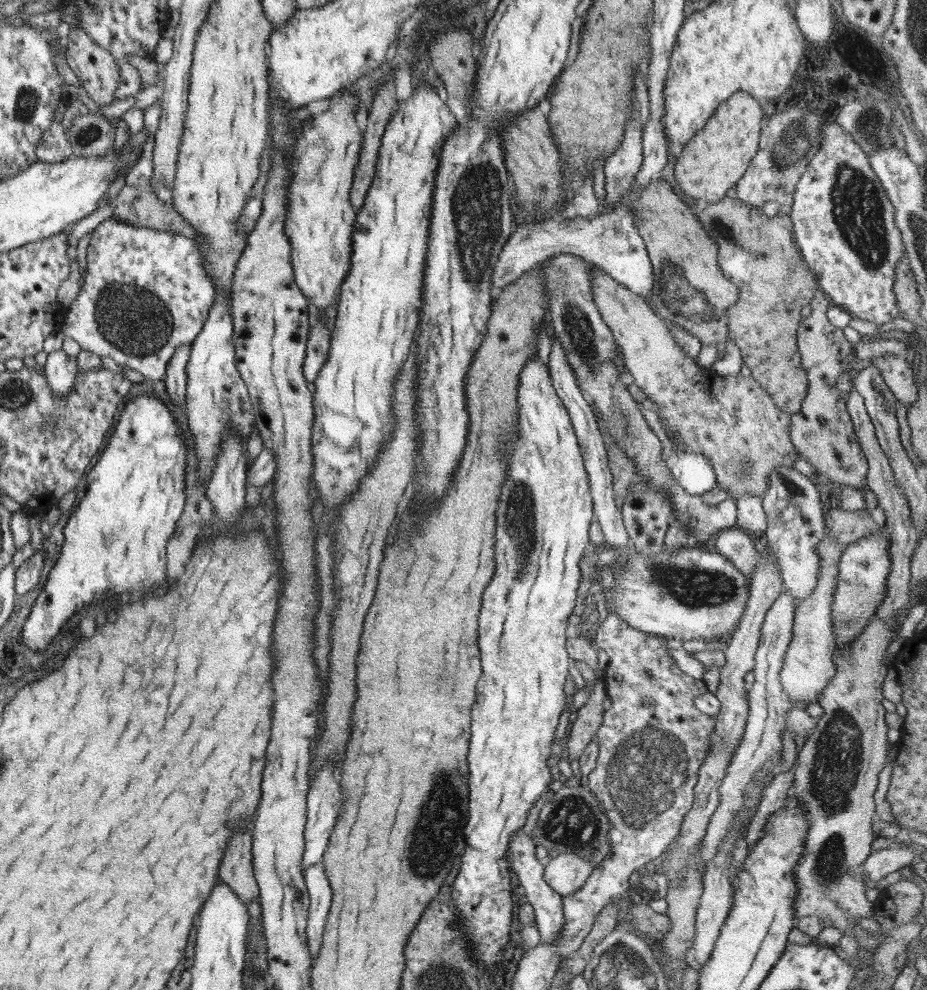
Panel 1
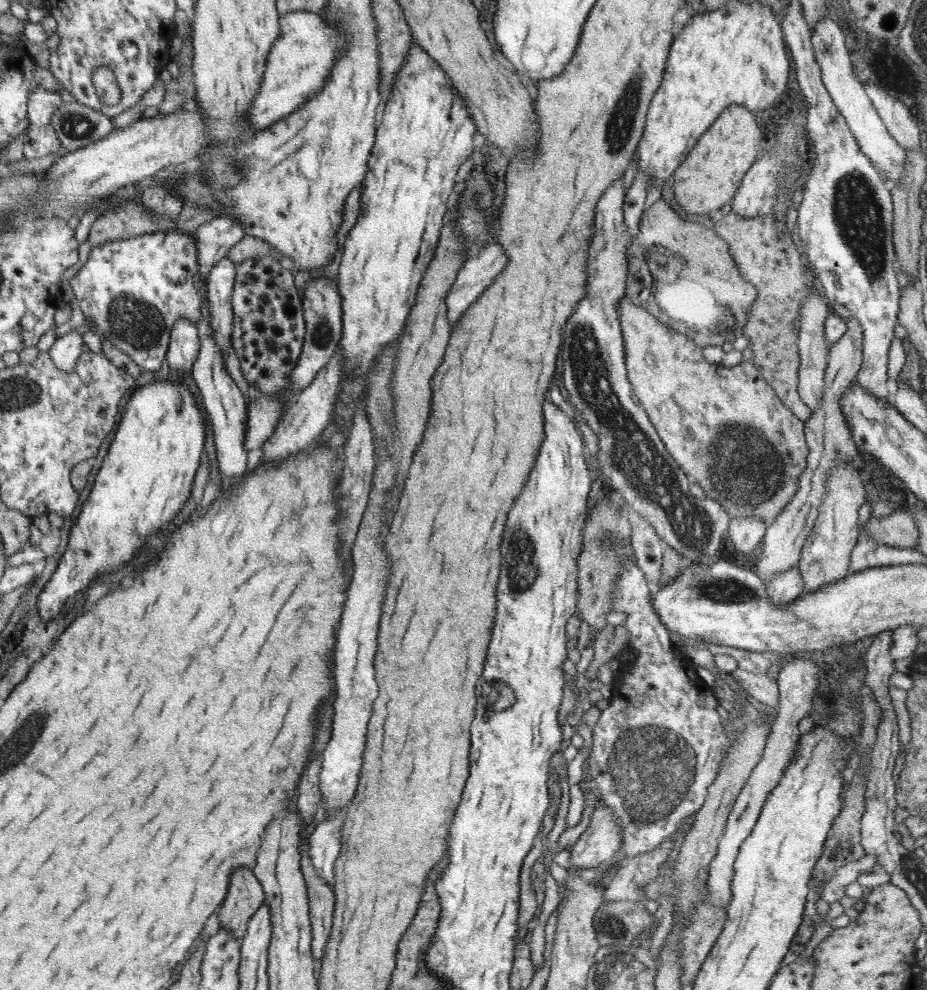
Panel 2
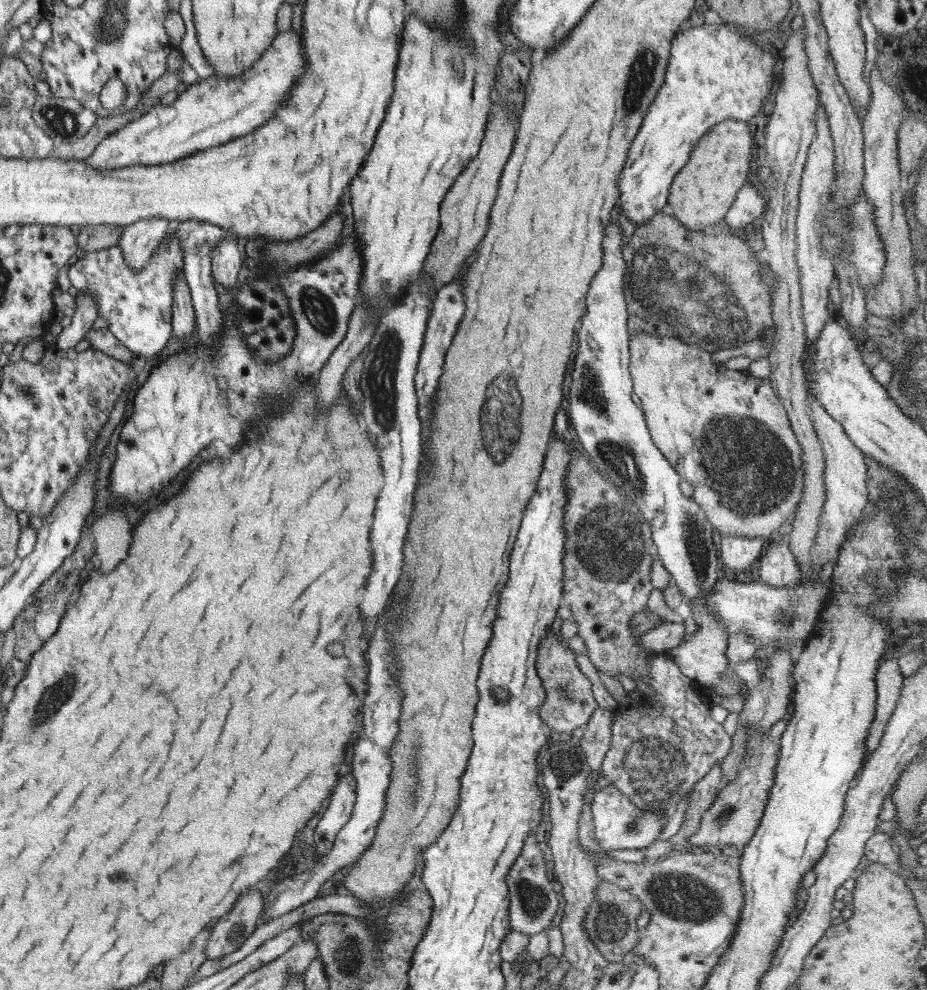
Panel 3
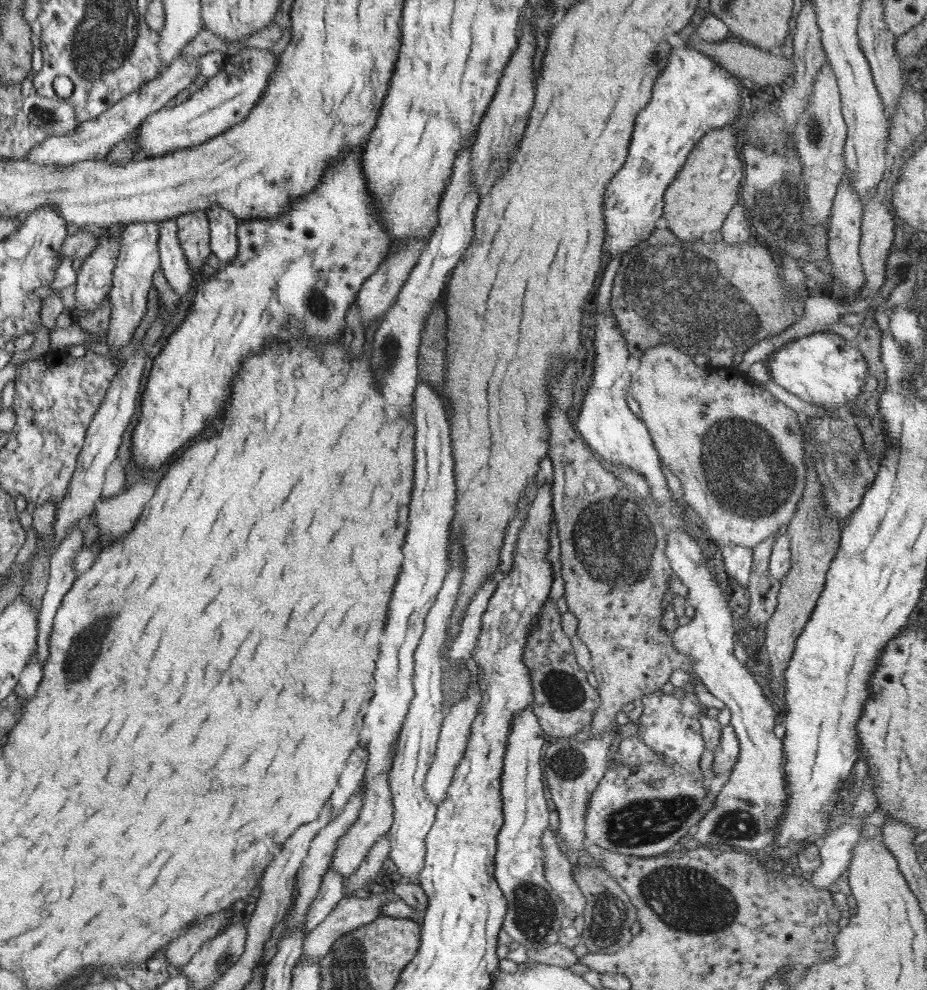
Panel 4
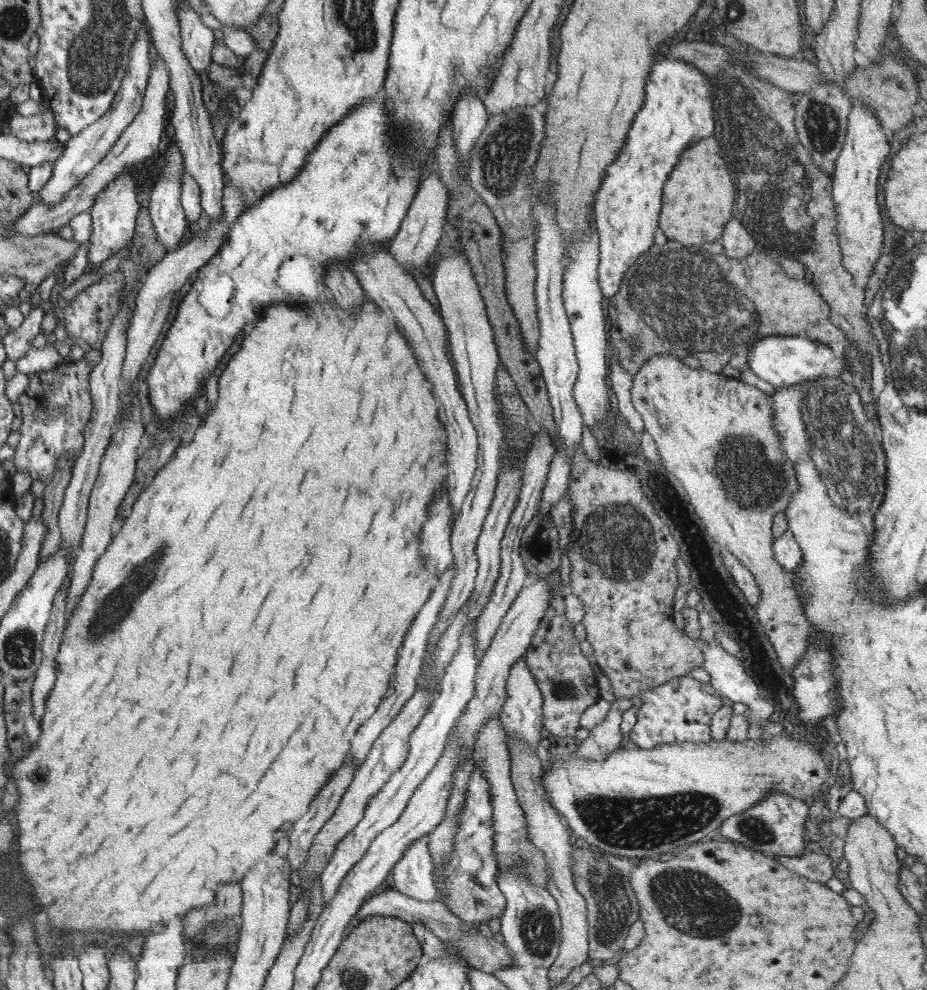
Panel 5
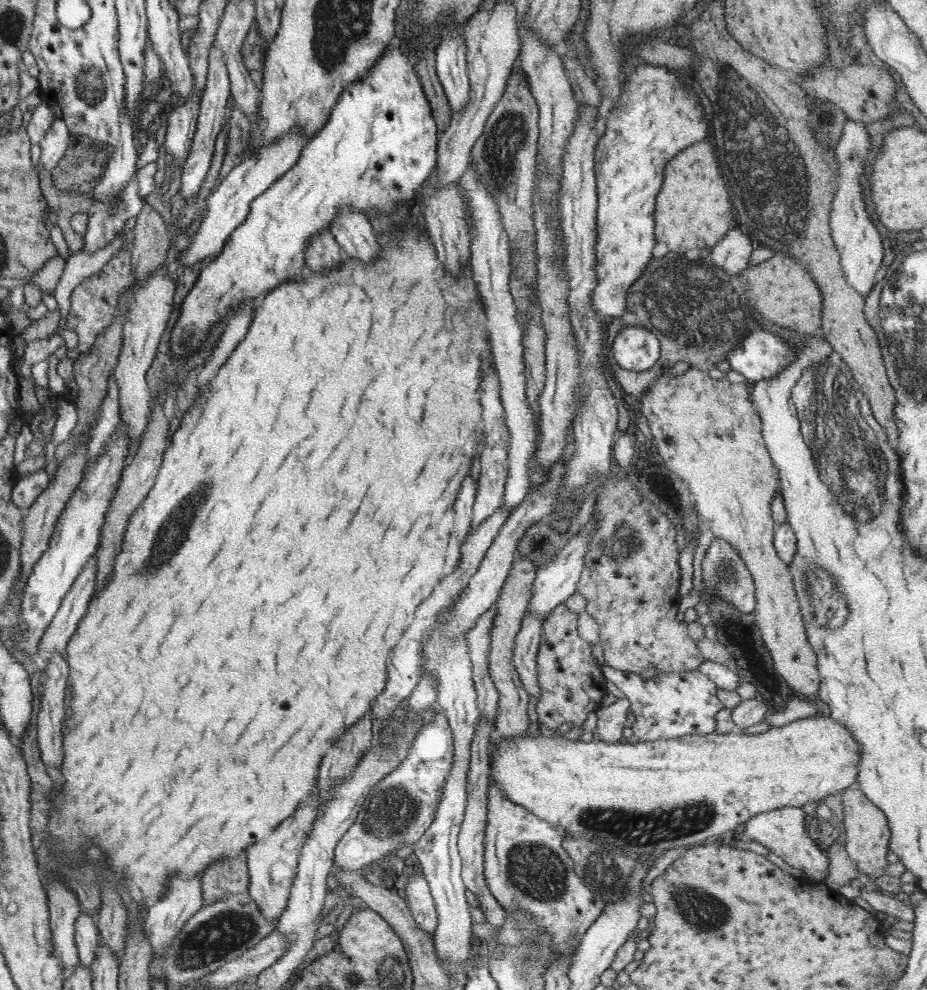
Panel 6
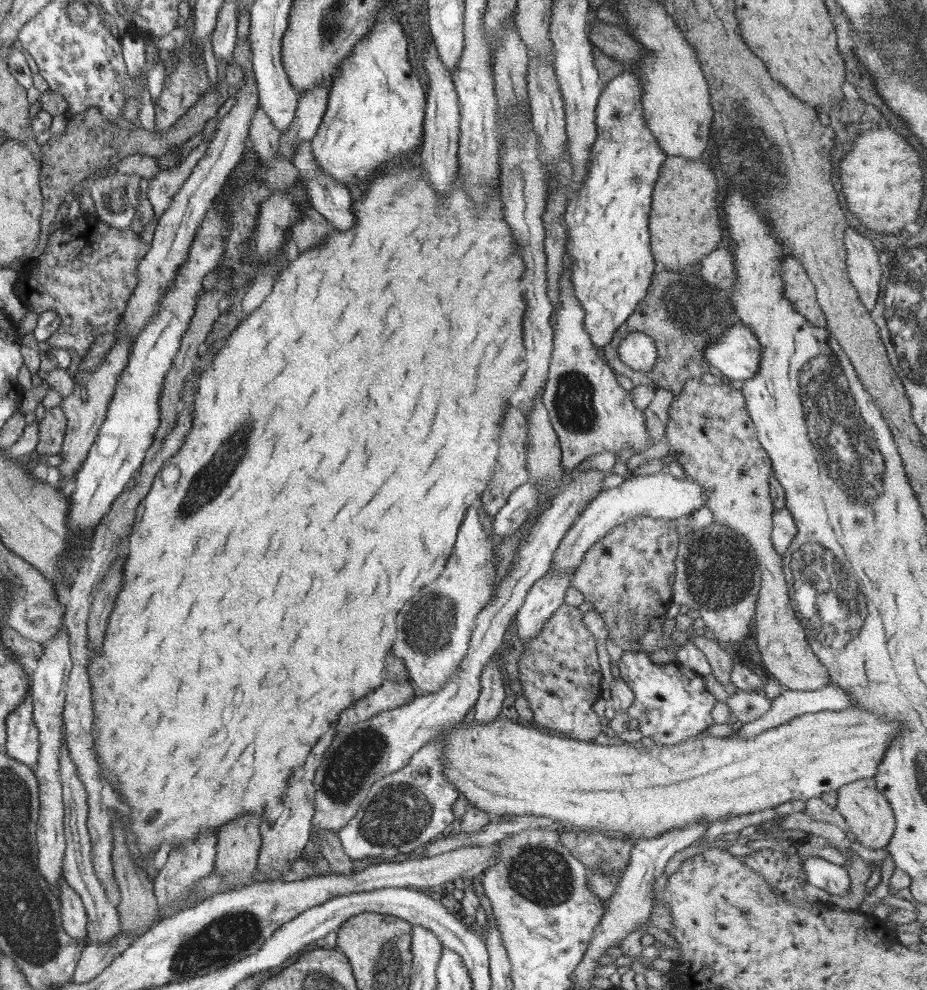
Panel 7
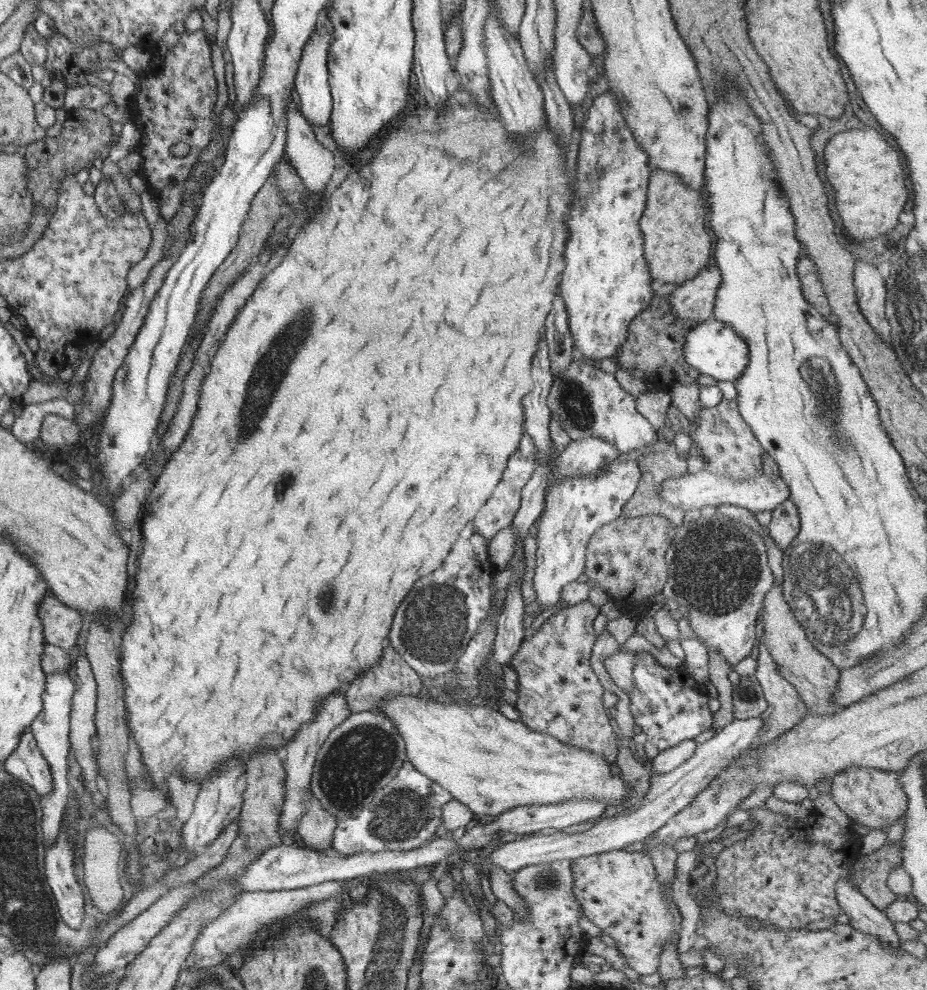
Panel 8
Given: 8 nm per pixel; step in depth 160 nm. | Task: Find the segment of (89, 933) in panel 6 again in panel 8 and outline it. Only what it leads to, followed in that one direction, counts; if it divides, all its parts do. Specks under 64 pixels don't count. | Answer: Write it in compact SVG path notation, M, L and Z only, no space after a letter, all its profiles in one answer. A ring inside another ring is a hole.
M60 821L60 830L56 840L45 846L45 872L59 909L60 919L69 928L77 930L83 913L83 894L73 875L74 855L66 834L66 822Z

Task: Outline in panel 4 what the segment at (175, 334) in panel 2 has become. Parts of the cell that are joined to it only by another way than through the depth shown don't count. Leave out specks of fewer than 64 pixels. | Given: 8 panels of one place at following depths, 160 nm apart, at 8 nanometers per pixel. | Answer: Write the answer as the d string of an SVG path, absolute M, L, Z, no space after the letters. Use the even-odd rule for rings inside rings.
M170 218L157 222L159 227L157 246L160 270L163 271L163 276L173 292L177 294L178 298L183 298L189 292L189 282L194 276L186 264L183 251L179 246L174 220L175 218Z

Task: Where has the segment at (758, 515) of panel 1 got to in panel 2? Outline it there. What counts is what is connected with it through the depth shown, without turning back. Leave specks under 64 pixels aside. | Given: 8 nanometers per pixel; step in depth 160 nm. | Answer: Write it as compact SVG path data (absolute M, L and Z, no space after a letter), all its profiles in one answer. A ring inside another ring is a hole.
M732 515L728 522L726 537L733 547L732 560L742 563L750 562L755 546L761 544L766 533L767 522L753 517Z

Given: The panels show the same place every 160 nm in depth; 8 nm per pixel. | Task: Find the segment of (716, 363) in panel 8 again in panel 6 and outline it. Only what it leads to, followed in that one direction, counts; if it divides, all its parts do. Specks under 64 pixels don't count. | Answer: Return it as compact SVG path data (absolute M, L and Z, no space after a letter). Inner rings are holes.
M755 328L750 330L750 333L728 352L725 361L729 364L730 370L742 374L747 382L752 383L773 378L794 360L794 356L796 356L794 348L782 338L776 337L768 331L763 331L761 328Z

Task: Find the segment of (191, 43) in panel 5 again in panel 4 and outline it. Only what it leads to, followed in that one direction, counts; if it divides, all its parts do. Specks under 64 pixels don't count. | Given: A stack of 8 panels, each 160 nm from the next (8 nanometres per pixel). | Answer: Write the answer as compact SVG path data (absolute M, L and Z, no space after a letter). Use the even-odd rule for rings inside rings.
M185 59L174 60L163 74L136 88L95 120L81 122L65 136L45 137L41 144L34 146L28 152L25 159L44 165L68 165L85 159L103 159L110 151L110 146L119 142L125 135L129 135L131 131L135 131L149 113L164 107L179 90L184 88L193 90L193 80L197 76L198 69L199 59L195 59L193 63L187 63Z

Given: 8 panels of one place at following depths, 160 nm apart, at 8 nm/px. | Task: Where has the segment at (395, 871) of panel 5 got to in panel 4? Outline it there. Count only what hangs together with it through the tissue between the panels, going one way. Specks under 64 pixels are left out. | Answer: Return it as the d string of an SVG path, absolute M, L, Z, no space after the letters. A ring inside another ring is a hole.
M453 541L448 549L450 567L441 588L437 591L433 605L425 614L424 629L413 651L414 695L398 732L397 748L388 772L388 787L392 800L392 823L386 834L386 839L389 841L388 856L401 878L409 878L409 880L417 880L418 872L423 868L424 838L433 824L436 811L435 805L426 799L423 783L425 773L433 761L436 740L444 717L443 710L440 708L443 695L440 687L442 676L438 654L446 637L446 626L449 626L449 618L453 614L458 588L461 586L462 558L459 541Z

